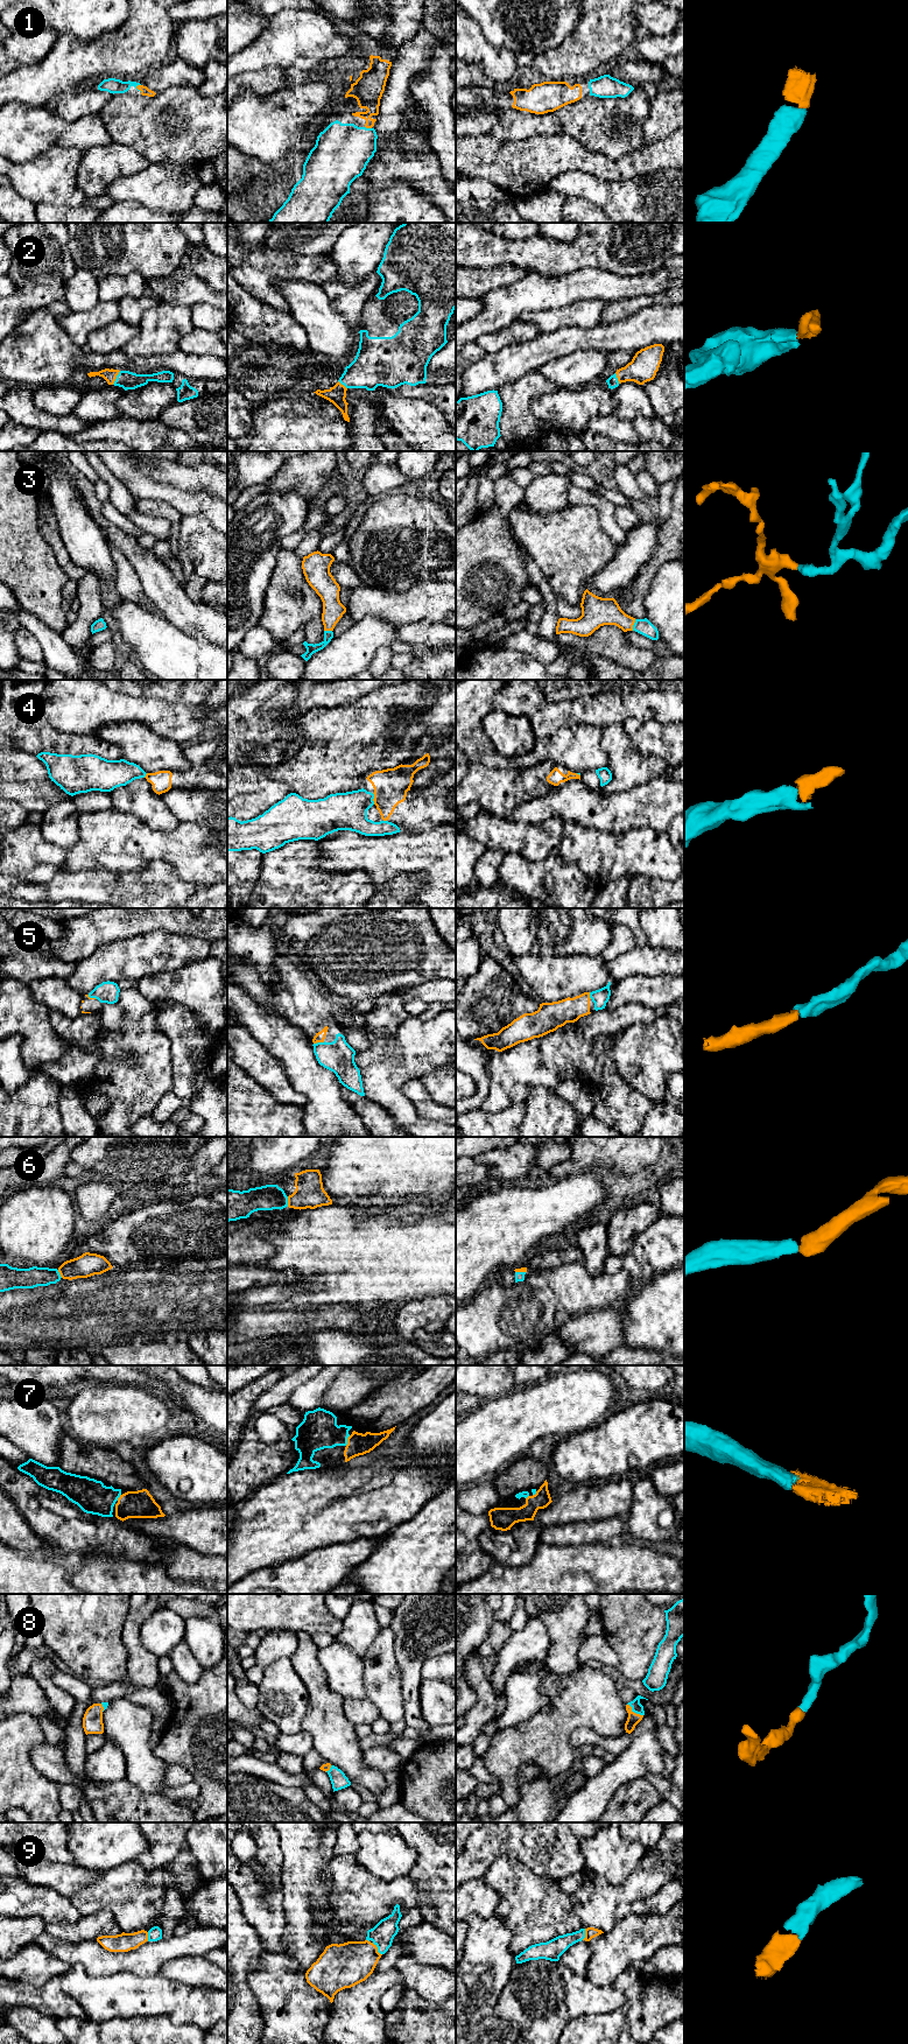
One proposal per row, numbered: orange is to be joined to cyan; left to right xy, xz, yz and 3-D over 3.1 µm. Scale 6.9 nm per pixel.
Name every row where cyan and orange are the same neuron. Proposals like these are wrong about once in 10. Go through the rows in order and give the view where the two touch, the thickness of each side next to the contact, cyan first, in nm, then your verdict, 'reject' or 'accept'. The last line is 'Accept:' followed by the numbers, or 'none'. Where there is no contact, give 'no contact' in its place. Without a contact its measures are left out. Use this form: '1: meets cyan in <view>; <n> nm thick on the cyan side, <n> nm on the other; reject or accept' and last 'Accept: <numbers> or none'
1: meets cyan in xy; 110 nm thick on the cyan side, 60 nm on the other; accept
2: meets cyan in xy; 130 nm thick on the cyan side, 90 nm on the other; accept
3: meets cyan in yz; 110 nm thick on the cyan side, 190 nm on the other; accept
4: meets cyan in xz; 260 nm thick on the cyan side, 240 nm on the other; accept
5: meets cyan in xz; 220 nm thick on the cyan side, 70 nm on the other; accept
6: meets cyan in xz; 180 nm thick on the cyan side, 200 nm on the other; accept
7: meets cyan in xz; 260 nm thick on the cyan side, 160 nm on the other; accept
8: meets cyan in yz; 80 nm thick on the cyan side, 90 nm on the other; accept
9: meets cyan in xz; 160 nm thick on the cyan side, 300 nm on the other; accept
Accept: 1, 2, 3, 4, 5, 6, 7, 8, 9

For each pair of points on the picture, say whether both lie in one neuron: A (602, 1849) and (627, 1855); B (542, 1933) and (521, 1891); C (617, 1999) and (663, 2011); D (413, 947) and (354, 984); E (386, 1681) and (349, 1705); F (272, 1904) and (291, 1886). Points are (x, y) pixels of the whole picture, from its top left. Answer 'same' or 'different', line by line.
A: same
B: same
C: different
D: same
E: different
F: different

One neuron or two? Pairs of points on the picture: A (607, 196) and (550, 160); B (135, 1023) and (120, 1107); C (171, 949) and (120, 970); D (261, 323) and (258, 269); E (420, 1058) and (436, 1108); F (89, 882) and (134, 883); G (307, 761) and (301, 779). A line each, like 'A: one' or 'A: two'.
A: two
B: one
C: one
D: two
E: two
F: one
G: one

